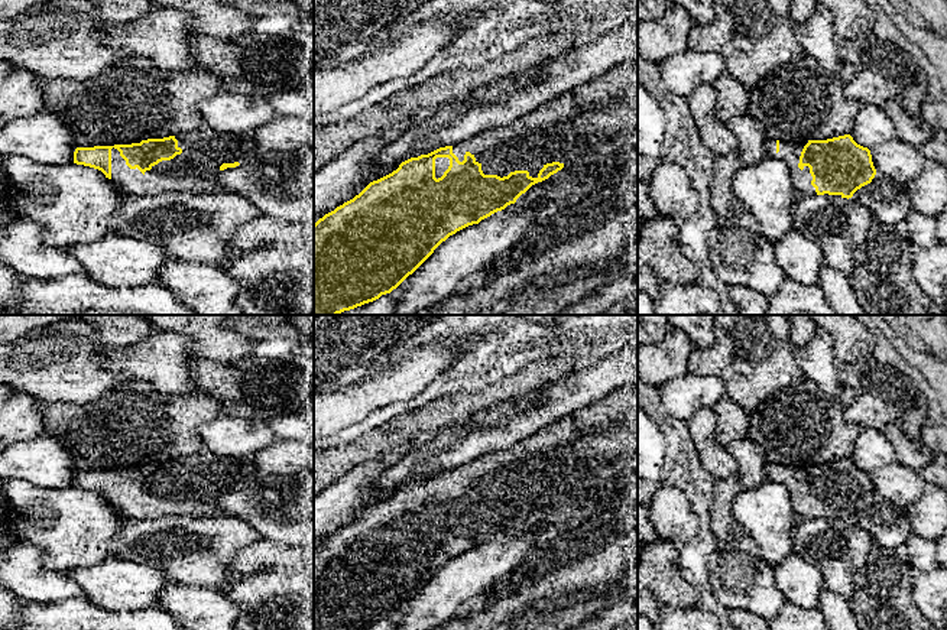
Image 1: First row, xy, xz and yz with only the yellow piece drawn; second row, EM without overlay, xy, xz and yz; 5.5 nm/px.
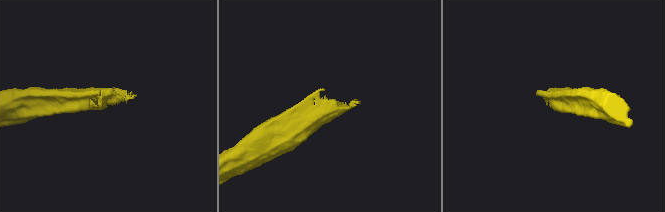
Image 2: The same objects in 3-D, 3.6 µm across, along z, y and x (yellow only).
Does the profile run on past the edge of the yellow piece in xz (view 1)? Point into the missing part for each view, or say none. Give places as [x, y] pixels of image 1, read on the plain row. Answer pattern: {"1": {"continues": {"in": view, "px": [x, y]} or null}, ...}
{"1": {"continues": {"in": "xz", "px": [564, 451]}}}

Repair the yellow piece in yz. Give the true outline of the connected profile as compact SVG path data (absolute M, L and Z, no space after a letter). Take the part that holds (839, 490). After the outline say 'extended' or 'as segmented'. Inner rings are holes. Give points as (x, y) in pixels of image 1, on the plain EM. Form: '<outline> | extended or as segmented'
M850 458L827 464L769 464L766 478L781 483L789 493L789 500L801 519L837 519L852 522L862 510L872 506L876 493L867 471L857 468Z | extended

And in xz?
M638 380L617 387L587 407L577 409L573 413L545 425L539 431L528 435L526 438L522 438L505 449L484 452L479 458L464 465L440 471L428 478L421 478L418 481L411 481L402 486L396 494L370 506L353 523L325 538L314 548L314 630L361 630L379 623L382 618L390 617L409 598L412 598L450 559L468 549L479 548L481 543L490 540L492 538L505 533L510 527L515 527L516 523L532 509L542 506L561 494L568 484L578 483L586 475L593 474L599 468L607 467L614 459L626 454L638 454Z | extended

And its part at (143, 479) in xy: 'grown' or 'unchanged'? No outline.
grown

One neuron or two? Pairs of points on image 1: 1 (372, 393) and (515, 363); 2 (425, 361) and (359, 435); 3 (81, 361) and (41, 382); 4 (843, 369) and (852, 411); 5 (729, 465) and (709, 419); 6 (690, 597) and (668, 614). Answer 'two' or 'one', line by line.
1: two
2: two
3: one
4: one
5: one
6: two

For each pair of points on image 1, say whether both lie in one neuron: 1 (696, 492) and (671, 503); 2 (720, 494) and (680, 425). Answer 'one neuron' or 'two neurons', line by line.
1: two neurons
2: one neuron

